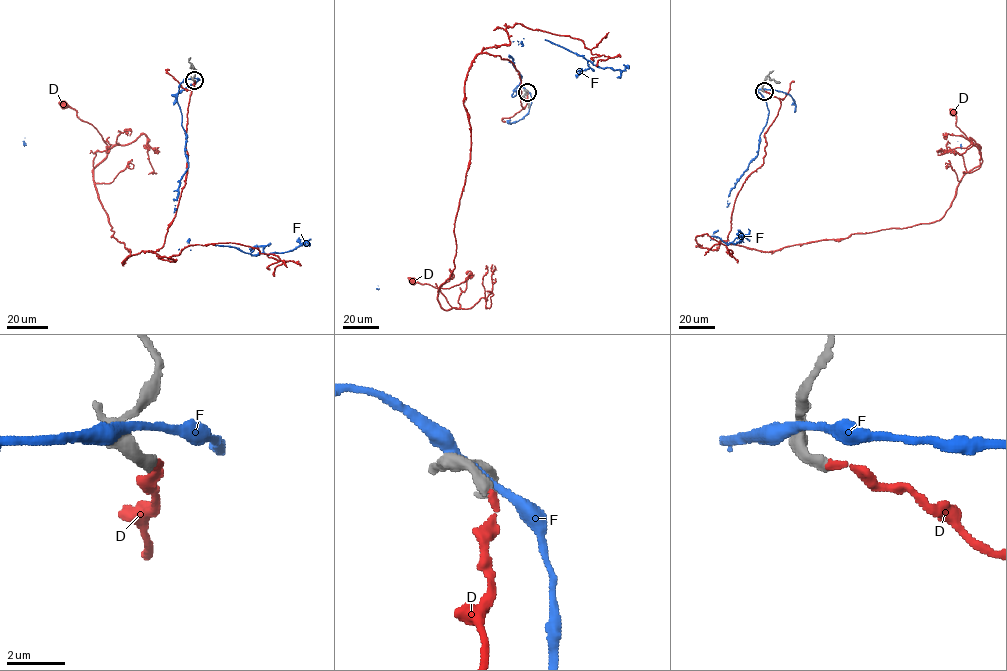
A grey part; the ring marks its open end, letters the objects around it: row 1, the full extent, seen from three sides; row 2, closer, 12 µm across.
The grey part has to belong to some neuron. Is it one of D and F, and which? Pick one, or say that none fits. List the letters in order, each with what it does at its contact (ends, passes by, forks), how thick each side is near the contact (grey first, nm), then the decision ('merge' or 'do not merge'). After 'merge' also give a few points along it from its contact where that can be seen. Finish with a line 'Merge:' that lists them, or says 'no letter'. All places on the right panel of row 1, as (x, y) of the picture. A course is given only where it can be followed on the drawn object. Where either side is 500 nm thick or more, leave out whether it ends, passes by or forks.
D: it ends; calibres 400 and 200 nm; merge; course (763, 91), (780, 108), (725, 241), (765, 252), (939, 220), (961, 178), (981, 163), (953, 112)
F: it passes by; calibres 380 and 360 nm; do not merge
Merge: D

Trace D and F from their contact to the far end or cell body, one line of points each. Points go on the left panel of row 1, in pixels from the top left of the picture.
D: (194, 81), (173, 221), (162, 247), (123, 263), (130, 250), (111, 236), (92, 171), (108, 145), (63, 105)
F: (192, 78), (177, 95), (188, 168), (174, 212), (190, 249), (226, 245), (257, 255), (310, 245)

